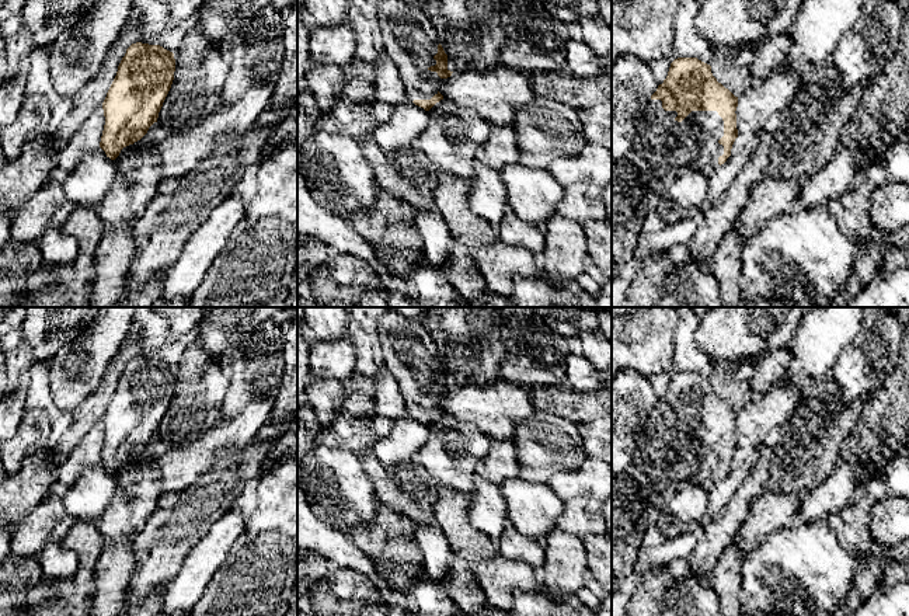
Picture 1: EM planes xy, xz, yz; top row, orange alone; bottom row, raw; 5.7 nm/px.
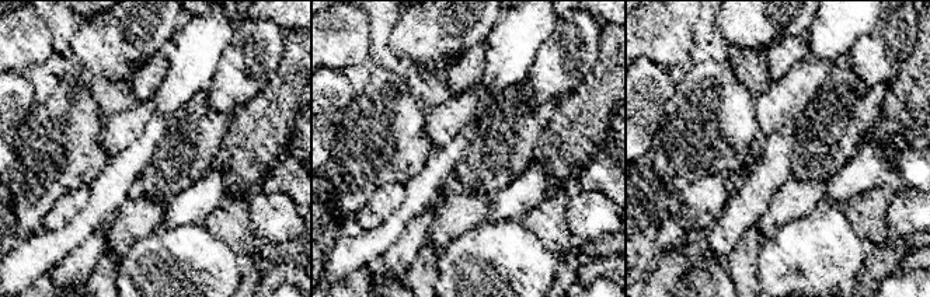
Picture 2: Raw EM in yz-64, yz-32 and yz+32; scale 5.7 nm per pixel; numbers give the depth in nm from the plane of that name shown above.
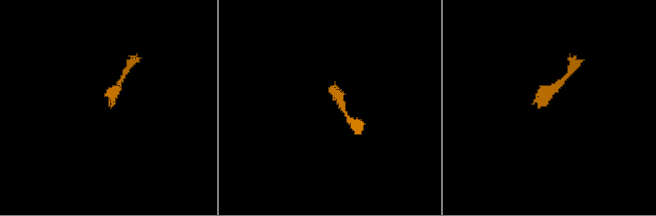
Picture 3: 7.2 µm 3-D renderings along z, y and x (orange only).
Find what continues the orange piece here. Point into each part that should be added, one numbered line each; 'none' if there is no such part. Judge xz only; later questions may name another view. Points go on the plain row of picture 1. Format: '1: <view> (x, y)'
1: xz (410, 354)

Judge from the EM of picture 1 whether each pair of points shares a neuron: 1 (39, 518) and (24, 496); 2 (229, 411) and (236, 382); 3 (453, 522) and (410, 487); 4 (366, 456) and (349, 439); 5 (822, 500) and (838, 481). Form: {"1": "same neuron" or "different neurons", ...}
{"1": "different neurons", "2": "same neuron", "3": "different neurons", "4": "different neurons", "5": "same neuron"}

